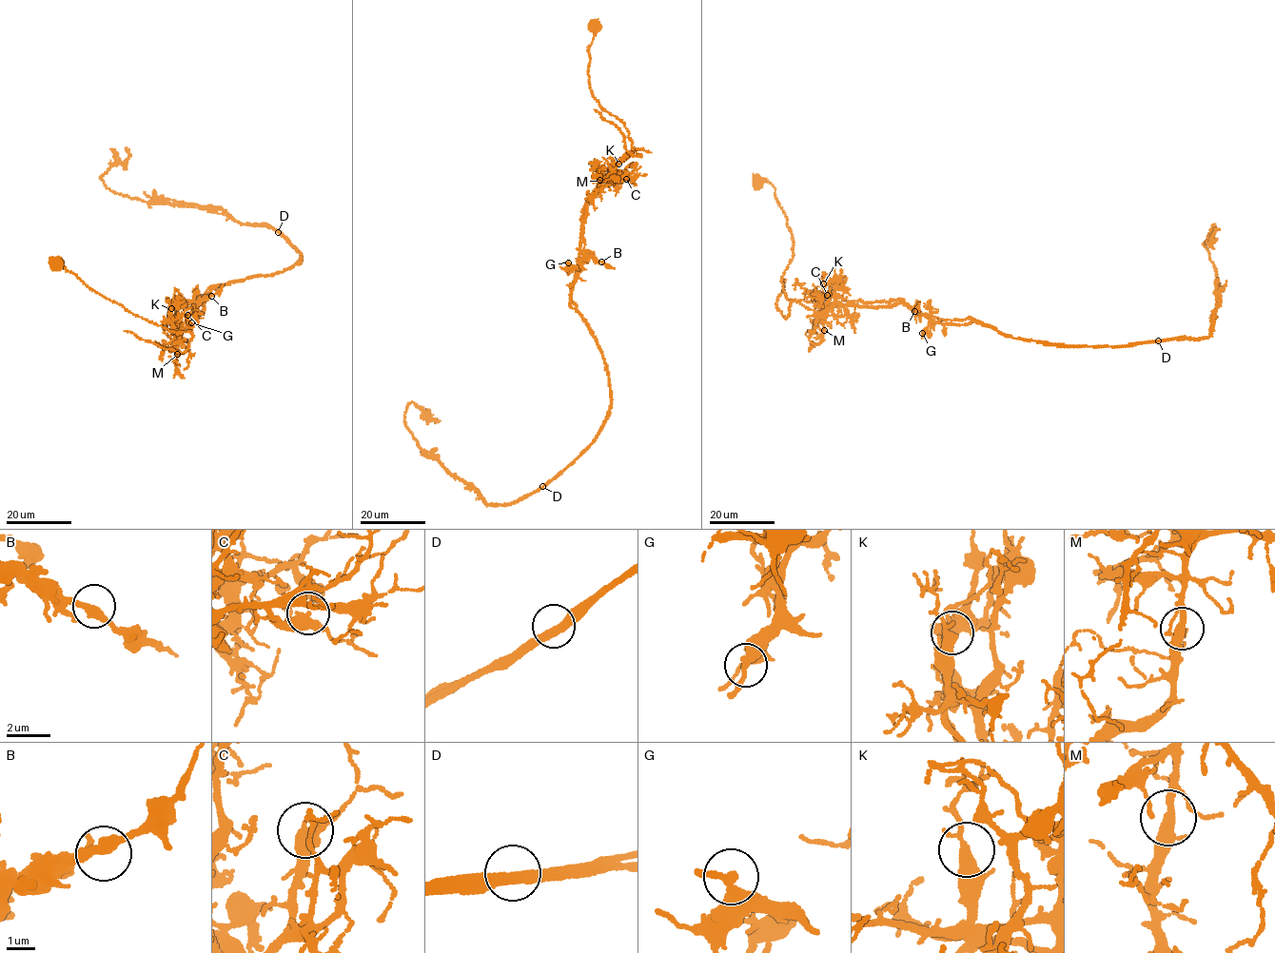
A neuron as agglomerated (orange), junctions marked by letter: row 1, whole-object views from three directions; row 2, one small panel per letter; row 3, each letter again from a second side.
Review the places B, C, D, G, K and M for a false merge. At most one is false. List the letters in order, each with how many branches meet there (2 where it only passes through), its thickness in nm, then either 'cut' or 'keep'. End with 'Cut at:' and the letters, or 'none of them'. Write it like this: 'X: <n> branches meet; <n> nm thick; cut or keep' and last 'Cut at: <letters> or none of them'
B: 2 branches meet; 340 nm thick; keep
C: 2 branches meet; 400 nm thick; keep
D: 2 branches meet; 320 nm thick; cut
G: 2 branches meet; 280 nm thick; keep
K: 3 branches meet; 280 nm thick; keep
M: 3 branches meet; 300 nm thick; keep
Cut at: D

